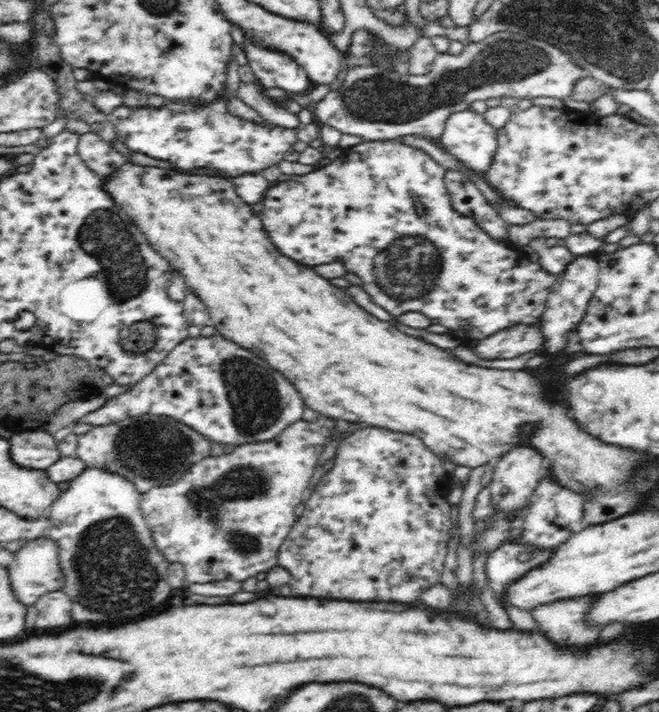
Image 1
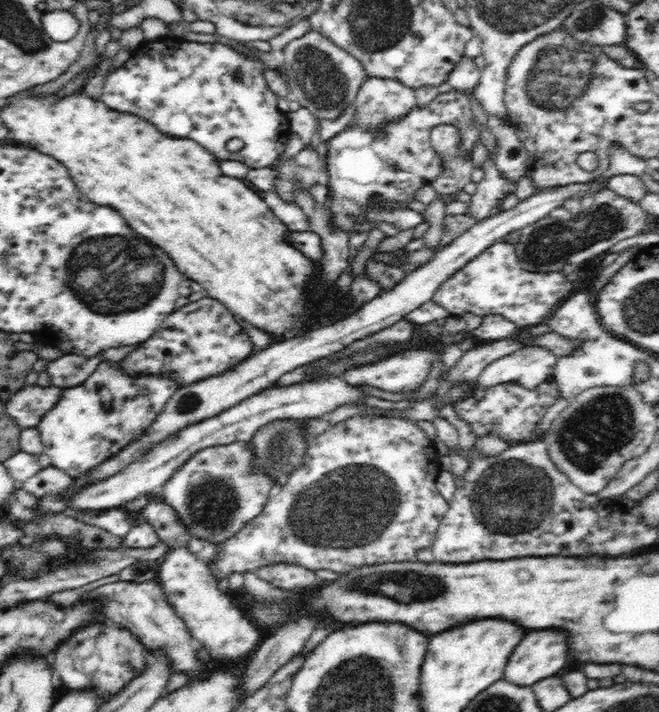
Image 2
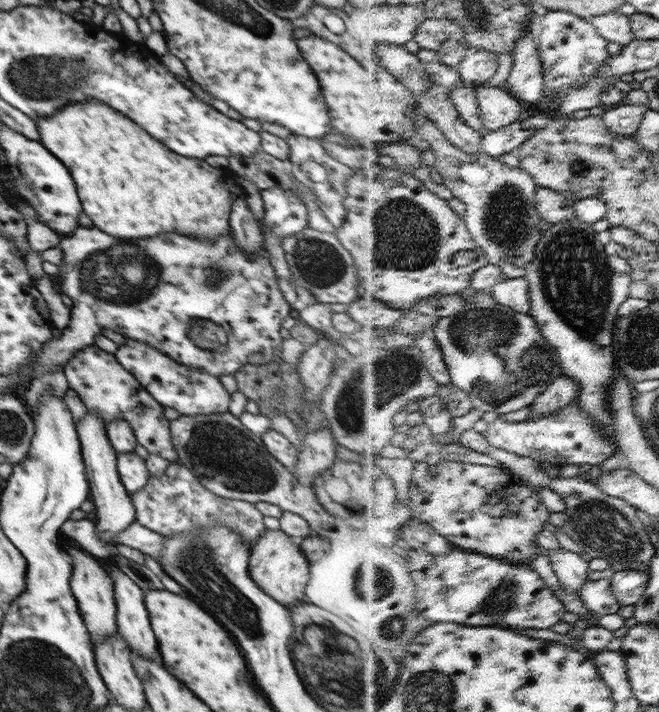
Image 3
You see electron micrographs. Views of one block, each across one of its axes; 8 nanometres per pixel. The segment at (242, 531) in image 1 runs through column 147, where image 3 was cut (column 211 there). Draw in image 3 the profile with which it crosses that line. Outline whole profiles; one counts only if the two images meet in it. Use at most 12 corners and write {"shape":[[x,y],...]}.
{"shape":[[180,463],[130,498],[162,536],[220,521],[252,548],[266,531],[254,503],[217,496]]}

